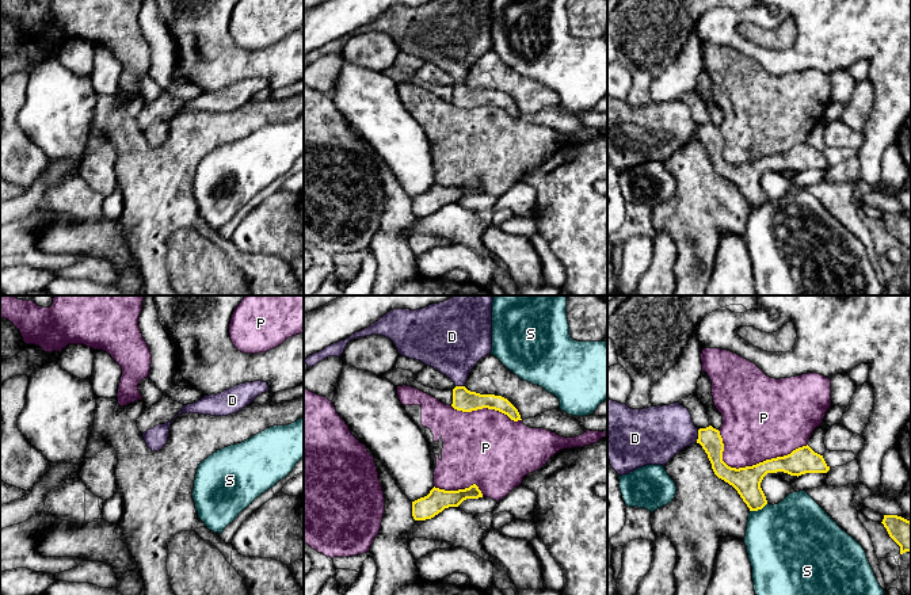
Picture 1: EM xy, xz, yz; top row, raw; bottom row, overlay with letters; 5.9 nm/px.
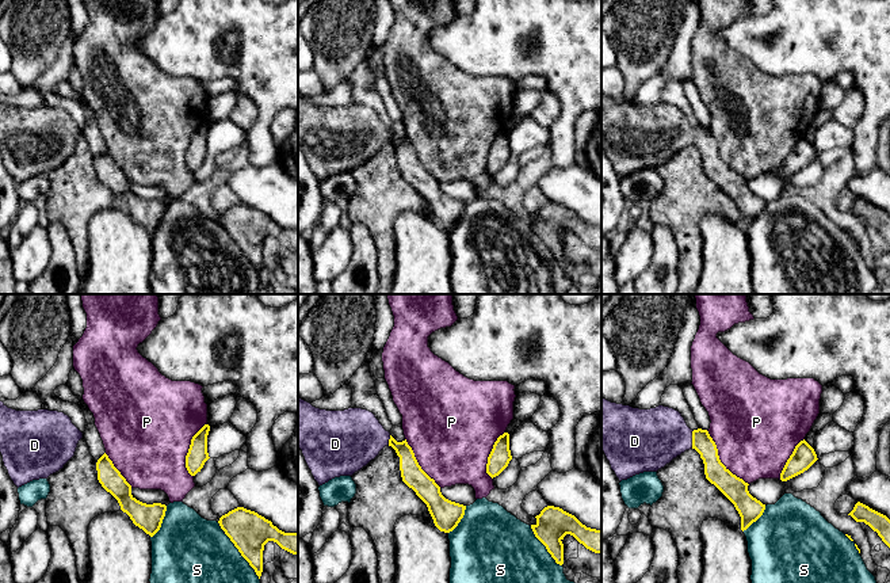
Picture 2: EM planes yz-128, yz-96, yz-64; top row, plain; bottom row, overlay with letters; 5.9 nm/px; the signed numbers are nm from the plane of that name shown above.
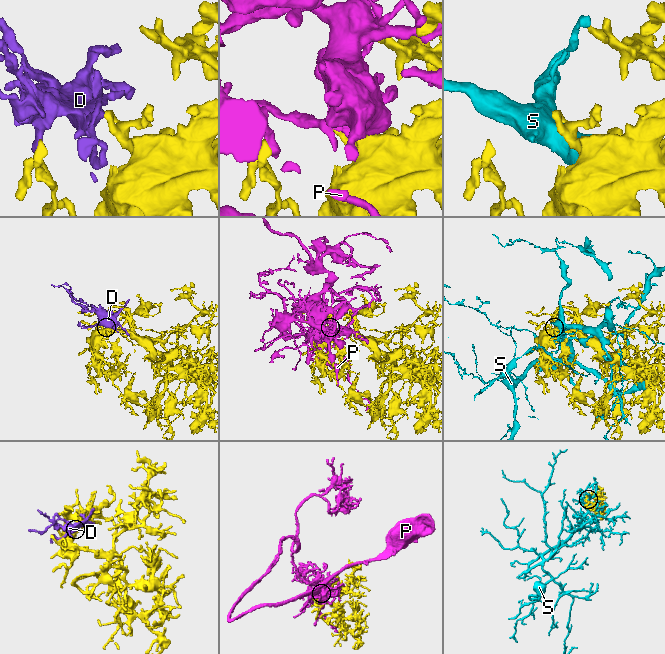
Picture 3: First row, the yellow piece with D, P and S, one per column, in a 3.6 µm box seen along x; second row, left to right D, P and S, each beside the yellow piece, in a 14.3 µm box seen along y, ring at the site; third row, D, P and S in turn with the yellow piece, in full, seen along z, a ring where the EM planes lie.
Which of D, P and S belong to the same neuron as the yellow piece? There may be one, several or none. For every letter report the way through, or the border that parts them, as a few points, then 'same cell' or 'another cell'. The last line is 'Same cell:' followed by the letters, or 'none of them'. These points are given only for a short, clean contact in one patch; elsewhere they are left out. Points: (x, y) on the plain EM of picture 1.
D: same cell
P: another cell
S: another cell
Same cell: D

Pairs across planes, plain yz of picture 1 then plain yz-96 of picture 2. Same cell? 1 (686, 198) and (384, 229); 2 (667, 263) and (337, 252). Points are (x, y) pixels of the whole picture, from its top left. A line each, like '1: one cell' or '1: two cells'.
1: one cell
2: two cells

